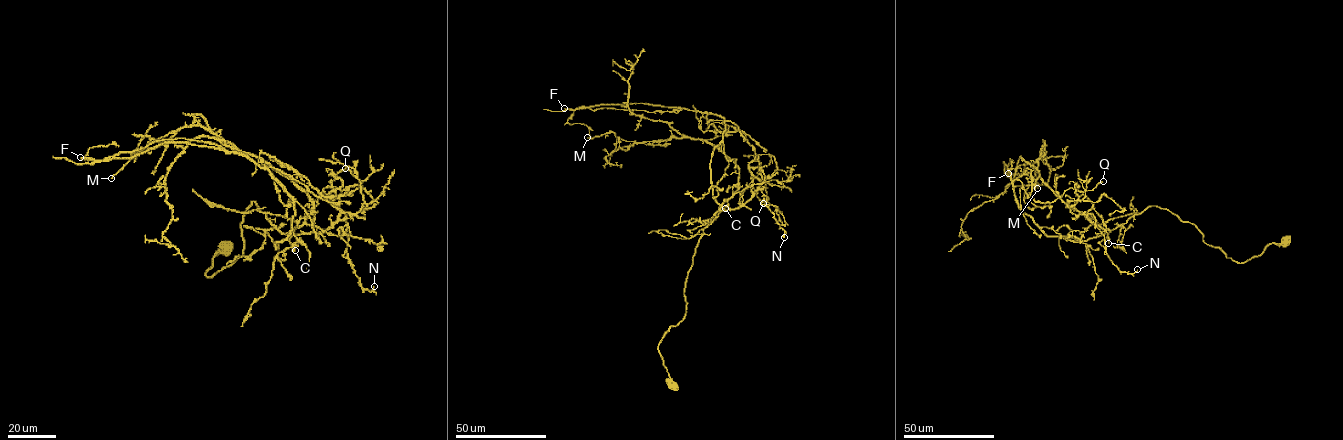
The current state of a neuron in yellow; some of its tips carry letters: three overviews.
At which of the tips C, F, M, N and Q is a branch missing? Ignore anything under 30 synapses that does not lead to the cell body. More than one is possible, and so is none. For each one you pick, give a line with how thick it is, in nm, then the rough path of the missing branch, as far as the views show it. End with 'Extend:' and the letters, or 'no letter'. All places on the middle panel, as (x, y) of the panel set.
F: calibre 320 nm
Q: calibre 240 nm; course (763, 203), (769, 212), (782, 205), (793, 213), (801, 212)
Extend: F, Q

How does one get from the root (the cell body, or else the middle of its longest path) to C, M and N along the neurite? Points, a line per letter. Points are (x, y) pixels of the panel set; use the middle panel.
C: (673, 385), (658, 345), (668, 328), (685, 315), (685, 282), (695, 247), (712, 217), (725, 208)
M: (673, 385), (658, 345), (685, 315), (695, 247), (738, 189), (739, 167), (701, 140), (587, 137)
N: (673, 385), (658, 345), (685, 315), (686, 278), (712, 217), (743, 206), (759, 187), (784, 237)

